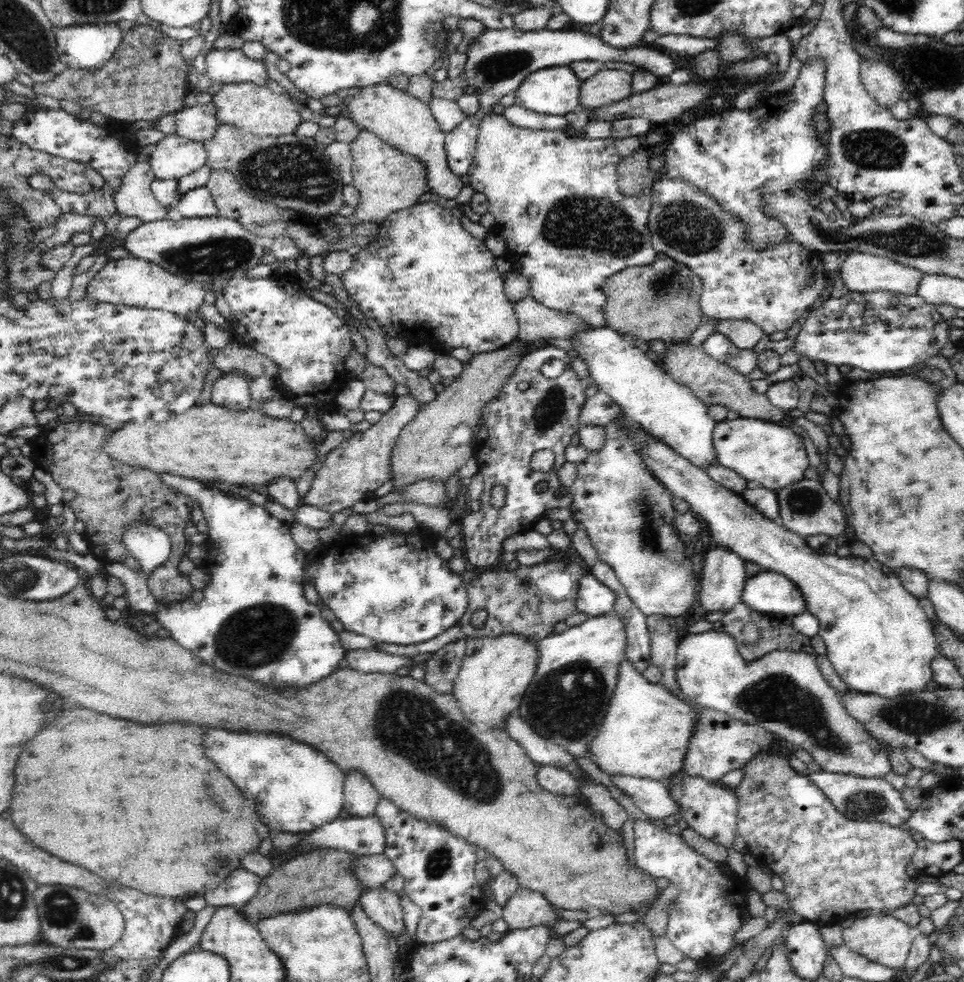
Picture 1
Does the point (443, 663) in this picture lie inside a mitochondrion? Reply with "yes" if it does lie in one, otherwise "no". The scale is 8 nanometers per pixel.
yes

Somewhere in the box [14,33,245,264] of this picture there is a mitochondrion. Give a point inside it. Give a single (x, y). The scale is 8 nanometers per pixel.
(140, 54)

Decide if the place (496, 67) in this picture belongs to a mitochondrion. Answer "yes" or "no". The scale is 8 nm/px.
yes

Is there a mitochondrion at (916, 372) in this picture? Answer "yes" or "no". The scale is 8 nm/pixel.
no

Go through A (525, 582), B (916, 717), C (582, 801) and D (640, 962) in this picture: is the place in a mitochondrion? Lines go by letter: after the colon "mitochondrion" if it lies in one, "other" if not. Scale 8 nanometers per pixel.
A: other
B: mitochondrion
C: other
D: other

